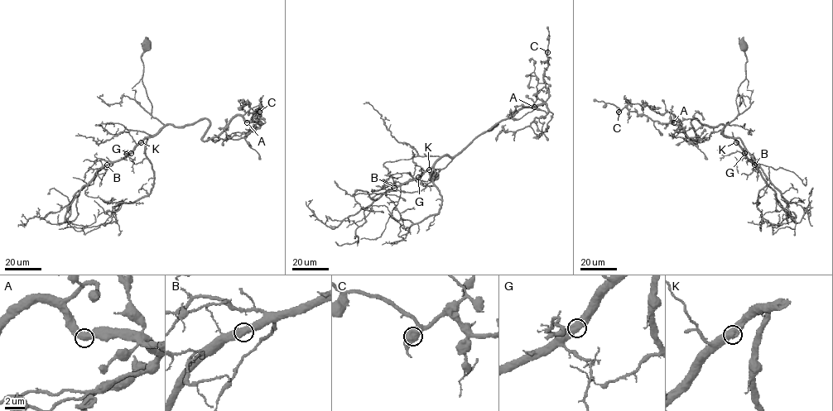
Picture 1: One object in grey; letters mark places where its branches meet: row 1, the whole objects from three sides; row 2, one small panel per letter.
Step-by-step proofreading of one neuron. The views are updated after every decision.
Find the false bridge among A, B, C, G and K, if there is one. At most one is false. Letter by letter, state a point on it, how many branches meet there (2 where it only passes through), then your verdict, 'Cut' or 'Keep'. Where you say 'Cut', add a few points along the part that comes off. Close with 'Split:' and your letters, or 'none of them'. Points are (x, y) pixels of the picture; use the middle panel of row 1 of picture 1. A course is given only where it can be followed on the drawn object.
A: Place: (534, 107). Branches: 2. Keep
B: Place: (394, 188). Branches: 2. Keep
C: Place: (547, 52). Branches: 2. Keep
G: Place: (418, 177). Branches: 2. Keep
K: Place: (429, 169). Branches: 2. Keep
Split: none of them

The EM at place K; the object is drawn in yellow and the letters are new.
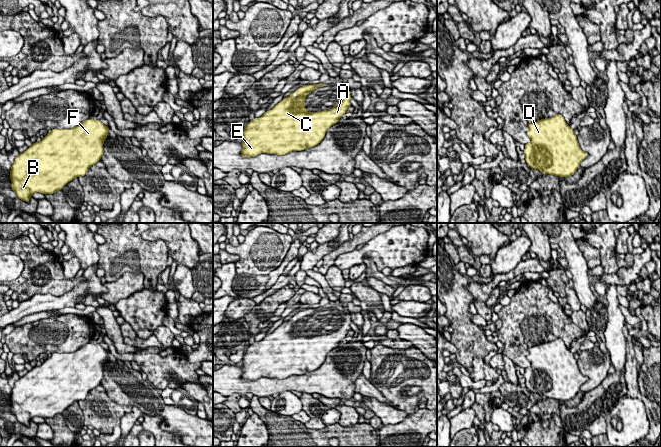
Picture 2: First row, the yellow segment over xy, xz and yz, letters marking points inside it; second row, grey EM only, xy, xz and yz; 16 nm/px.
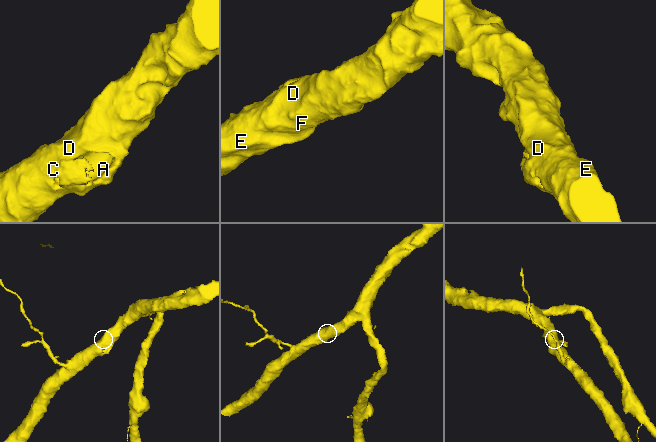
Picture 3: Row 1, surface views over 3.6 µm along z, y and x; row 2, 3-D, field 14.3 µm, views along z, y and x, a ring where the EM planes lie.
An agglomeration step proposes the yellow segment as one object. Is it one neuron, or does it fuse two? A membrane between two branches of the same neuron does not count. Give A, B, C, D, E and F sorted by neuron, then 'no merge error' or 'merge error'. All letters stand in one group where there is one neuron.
A B C D E F; no merge error

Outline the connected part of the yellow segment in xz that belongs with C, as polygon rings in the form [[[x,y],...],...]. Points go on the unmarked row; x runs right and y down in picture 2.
[[[324,307],[311,308],[300,311],[284,322],[271,334],[266,335],[261,341],[250,344],[243,355],[241,374],[242,381],[255,381],[261,377],[285,379],[291,375],[301,375],[318,369],[324,362],[326,355],[345,338],[351,330],[350,313],[339,312],[342,324],[332,333],[308,336],[305,332],[305,321],[318,311],[327,310]]]

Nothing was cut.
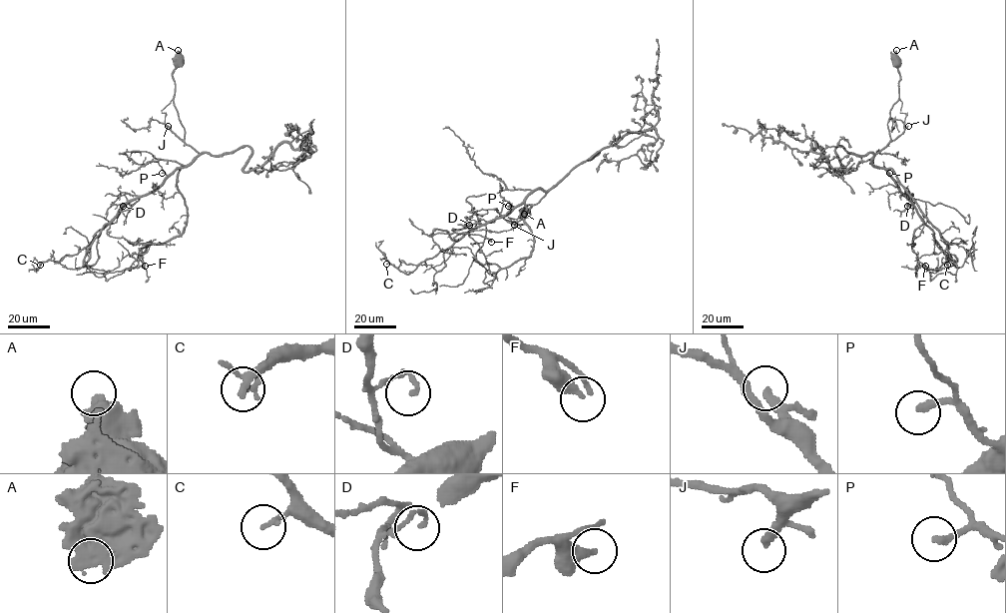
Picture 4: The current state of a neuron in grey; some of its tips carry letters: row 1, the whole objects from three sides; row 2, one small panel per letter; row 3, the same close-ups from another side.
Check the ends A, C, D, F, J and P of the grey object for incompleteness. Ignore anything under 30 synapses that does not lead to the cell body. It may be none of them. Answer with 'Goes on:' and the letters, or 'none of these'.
Goes on: J

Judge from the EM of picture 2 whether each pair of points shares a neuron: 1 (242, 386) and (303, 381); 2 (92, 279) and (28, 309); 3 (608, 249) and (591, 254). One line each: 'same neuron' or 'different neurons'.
1: same neuron
2: same neuron
3: different neurons

